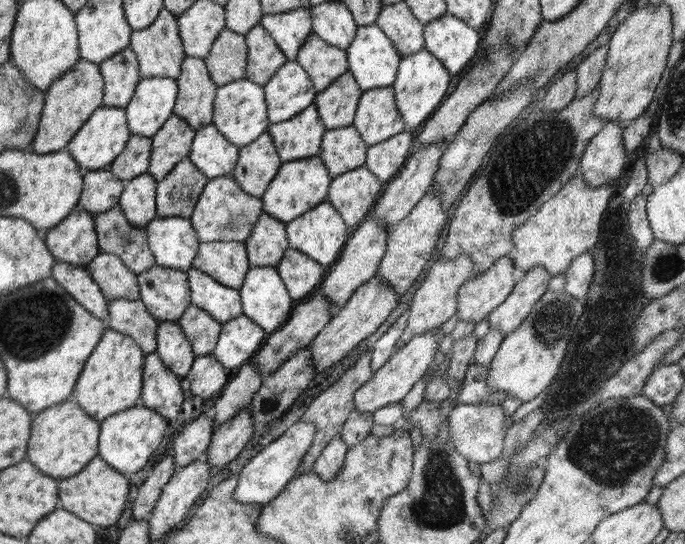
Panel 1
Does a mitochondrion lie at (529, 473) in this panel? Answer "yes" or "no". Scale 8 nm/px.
no

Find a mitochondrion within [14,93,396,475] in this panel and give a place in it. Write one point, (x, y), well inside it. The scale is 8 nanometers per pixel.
(232, 223)

